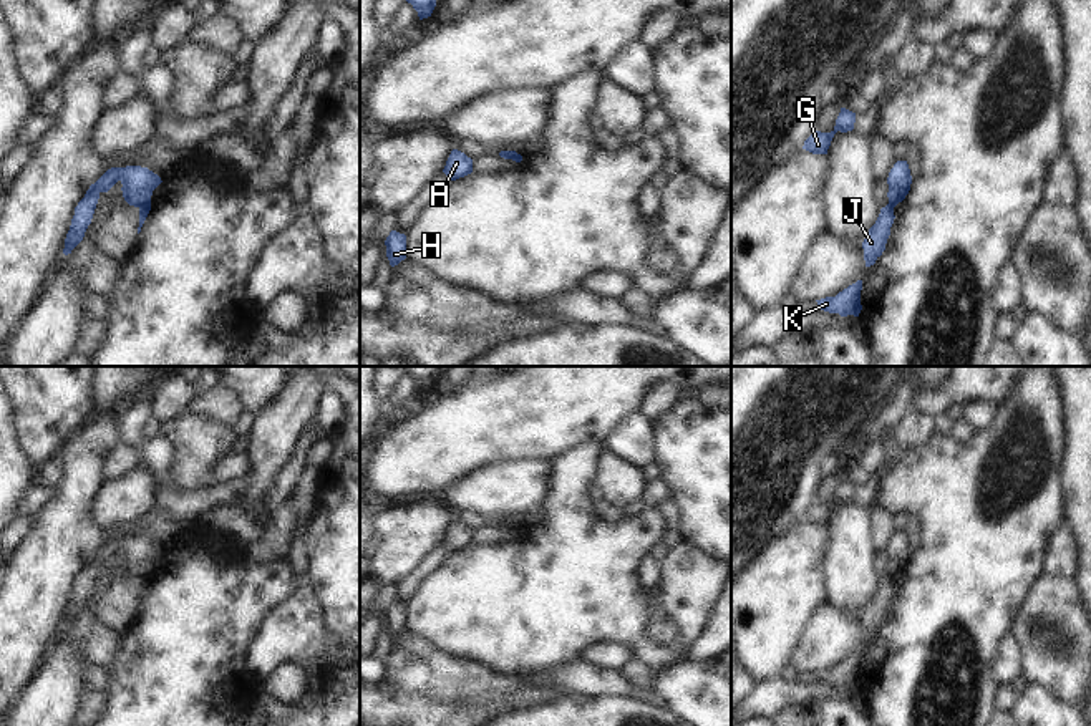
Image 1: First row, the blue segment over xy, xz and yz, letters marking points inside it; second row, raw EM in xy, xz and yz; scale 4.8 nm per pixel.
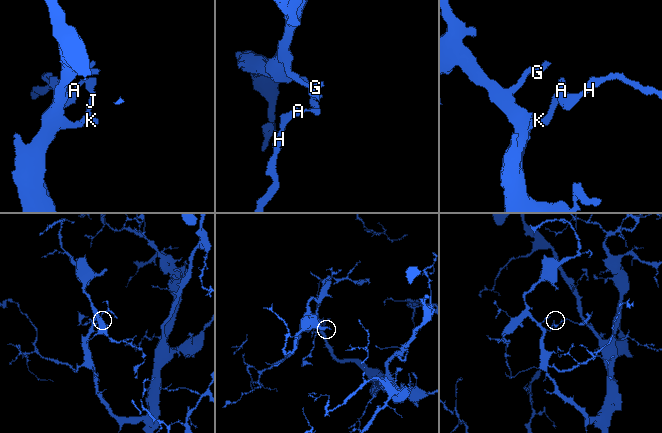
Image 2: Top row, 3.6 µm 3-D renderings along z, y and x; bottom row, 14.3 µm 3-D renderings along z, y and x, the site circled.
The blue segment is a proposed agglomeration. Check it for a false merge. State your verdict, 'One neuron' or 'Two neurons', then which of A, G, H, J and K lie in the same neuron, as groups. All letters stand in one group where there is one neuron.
Two neurons. Groups: A H / G J K

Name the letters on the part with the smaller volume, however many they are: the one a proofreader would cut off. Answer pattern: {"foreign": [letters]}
{"foreign": ["A", "H"]}

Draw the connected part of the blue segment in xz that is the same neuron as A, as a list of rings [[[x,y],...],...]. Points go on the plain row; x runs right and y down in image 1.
[[[453,520],[443,544],[451,550],[456,552],[473,544],[473,530],[468,529],[464,524]]]

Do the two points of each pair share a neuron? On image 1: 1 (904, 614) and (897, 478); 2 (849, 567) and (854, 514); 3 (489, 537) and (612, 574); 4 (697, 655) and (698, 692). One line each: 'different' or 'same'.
1: same
2: same
3: different
4: different

